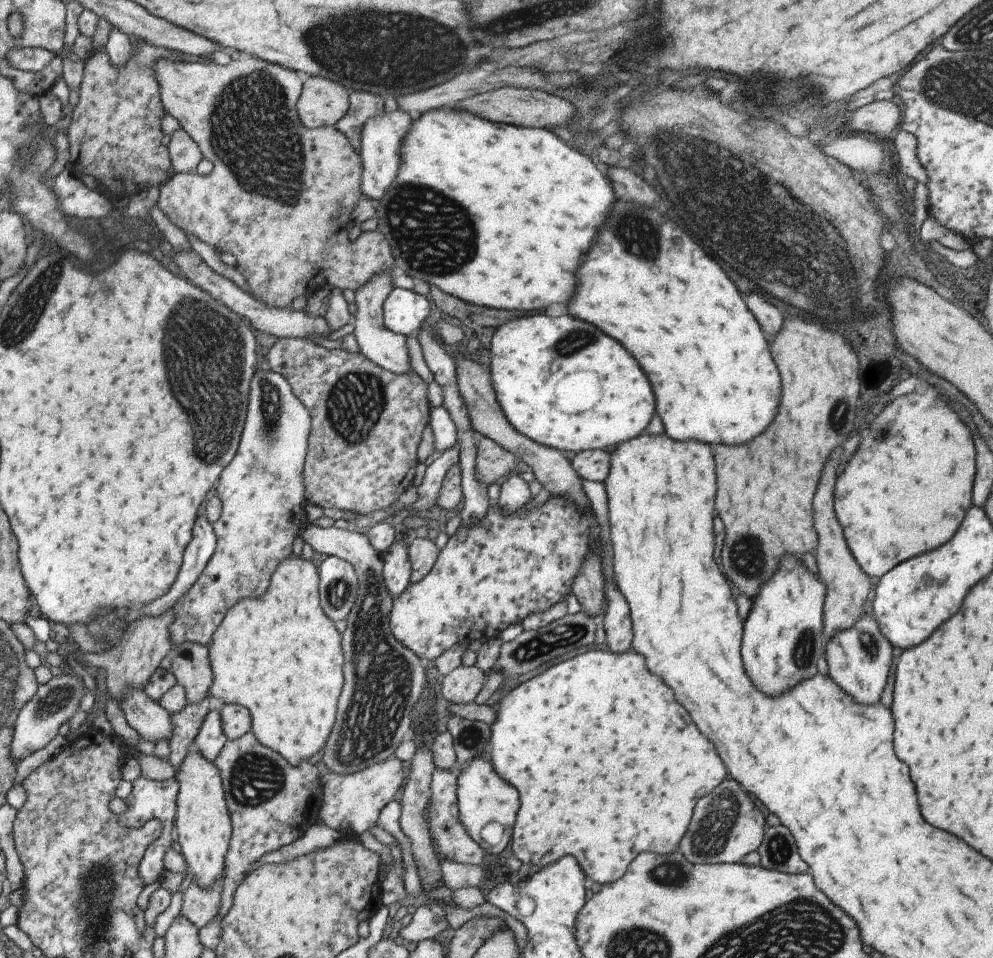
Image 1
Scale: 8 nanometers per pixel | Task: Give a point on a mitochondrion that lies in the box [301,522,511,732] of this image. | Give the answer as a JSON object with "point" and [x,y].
{"point":[339,592]}

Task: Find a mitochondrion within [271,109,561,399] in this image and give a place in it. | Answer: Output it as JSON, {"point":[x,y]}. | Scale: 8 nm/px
{"point":[417,233]}

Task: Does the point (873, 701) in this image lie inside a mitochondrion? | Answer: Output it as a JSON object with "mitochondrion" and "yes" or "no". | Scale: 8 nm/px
{"mitochondrion":"no"}

